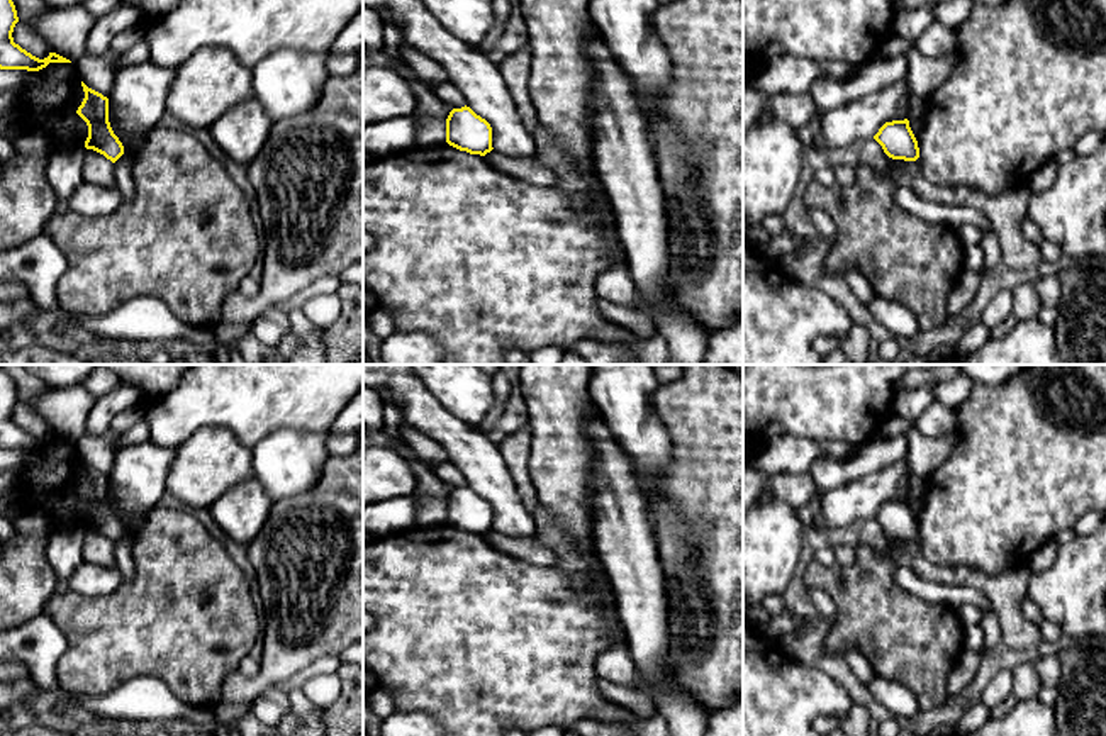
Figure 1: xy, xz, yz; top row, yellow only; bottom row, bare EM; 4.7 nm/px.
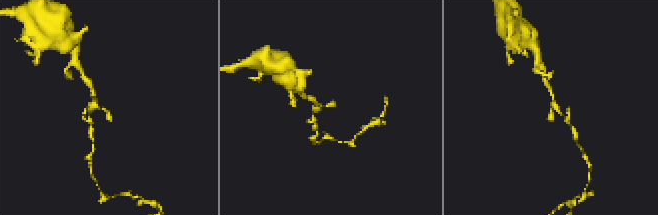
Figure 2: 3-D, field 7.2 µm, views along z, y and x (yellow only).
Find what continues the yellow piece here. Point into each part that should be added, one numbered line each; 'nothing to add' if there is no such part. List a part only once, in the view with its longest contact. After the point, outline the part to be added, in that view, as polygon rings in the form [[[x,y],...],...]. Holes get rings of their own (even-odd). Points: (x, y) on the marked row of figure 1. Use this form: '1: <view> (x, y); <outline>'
nothing to add

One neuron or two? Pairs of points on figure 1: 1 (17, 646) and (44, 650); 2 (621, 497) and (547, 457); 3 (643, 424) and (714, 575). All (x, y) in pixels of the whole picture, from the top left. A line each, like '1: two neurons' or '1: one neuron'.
1: one neuron
2: two neurons
3: two neurons

